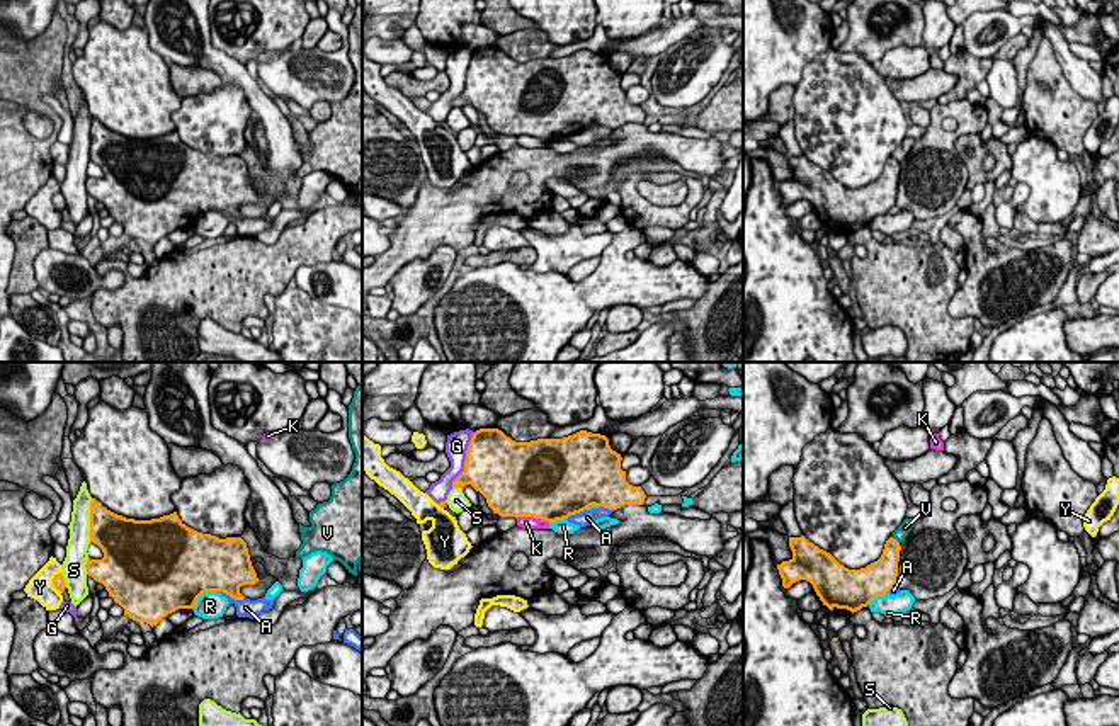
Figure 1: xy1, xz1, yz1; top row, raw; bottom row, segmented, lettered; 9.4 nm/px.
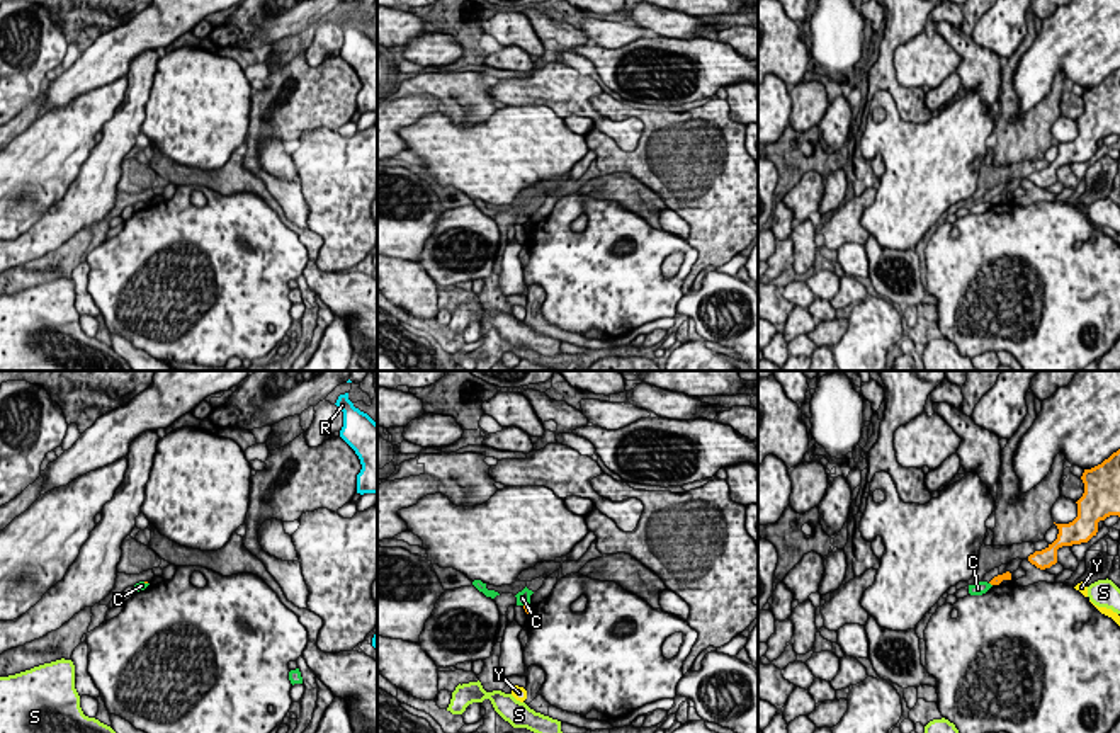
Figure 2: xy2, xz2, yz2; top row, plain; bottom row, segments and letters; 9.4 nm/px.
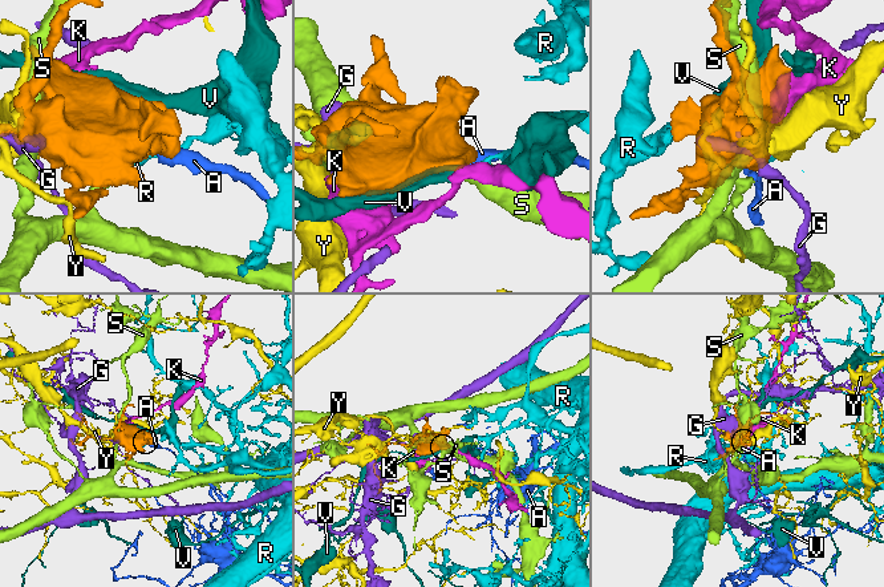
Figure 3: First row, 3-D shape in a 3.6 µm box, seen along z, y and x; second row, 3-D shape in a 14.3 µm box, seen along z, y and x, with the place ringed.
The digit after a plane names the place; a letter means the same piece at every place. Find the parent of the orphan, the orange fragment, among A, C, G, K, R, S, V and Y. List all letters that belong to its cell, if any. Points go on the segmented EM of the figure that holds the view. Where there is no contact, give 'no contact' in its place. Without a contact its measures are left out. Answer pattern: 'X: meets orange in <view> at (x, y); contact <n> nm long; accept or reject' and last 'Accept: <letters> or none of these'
A: meets orange in xy1 at (232, 597); contact 260 nm long; reject
C: meets orange in xz2 at (526, 604); contact 70 nm long; reject
G: meets orange in xz1 at (466, 459); contact 550 nm long; reject
K: meets orange in xz1 at (533, 516); contact 340 nm long; reject
R: meets orange in xy1 at (201, 594); contact 300 nm long; reject
S: meets orange in xy1 at (90, 521); contact 420 nm long; reject
V: meets orange in yz1 at (895, 539); contact 110 nm long; reject
Y: meets orange in xy1 at (53, 584); contact 220 nm long; reject
Accept: none of these

